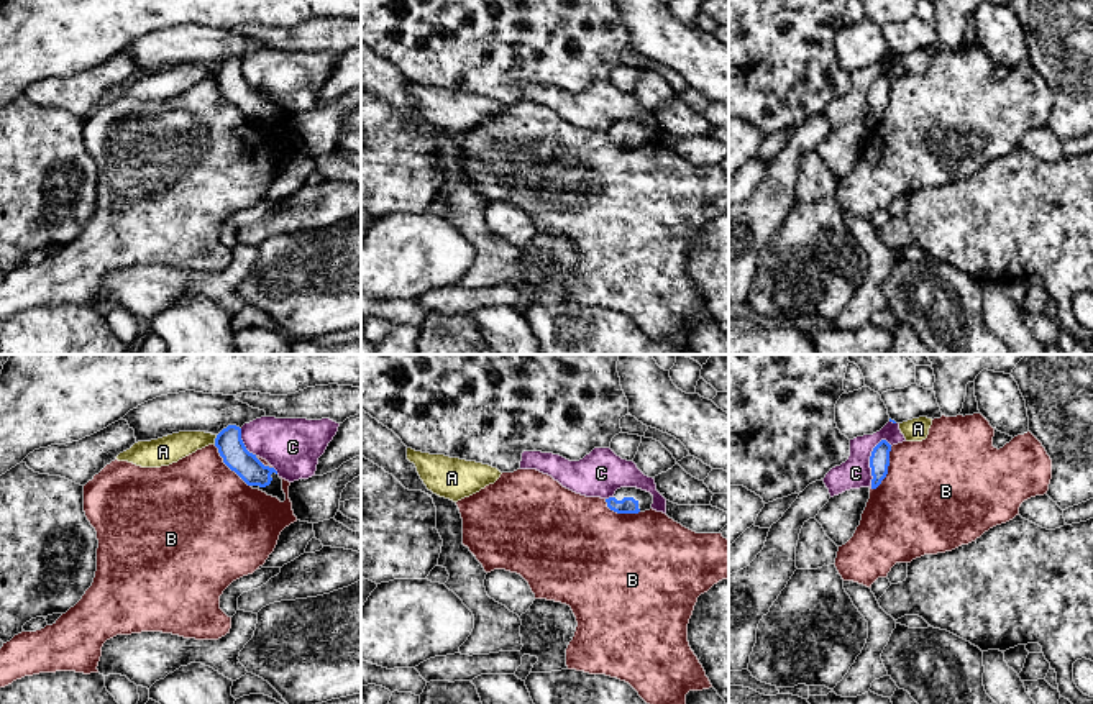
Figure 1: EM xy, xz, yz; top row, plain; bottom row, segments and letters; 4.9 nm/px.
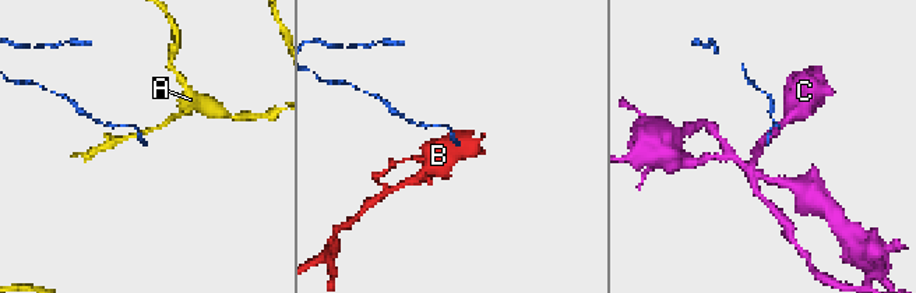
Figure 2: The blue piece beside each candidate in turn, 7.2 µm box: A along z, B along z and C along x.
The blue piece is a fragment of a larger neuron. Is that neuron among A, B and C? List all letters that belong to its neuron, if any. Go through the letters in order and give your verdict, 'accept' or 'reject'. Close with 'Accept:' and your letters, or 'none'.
A: reject
B: reject
C: reject
Accept: none

